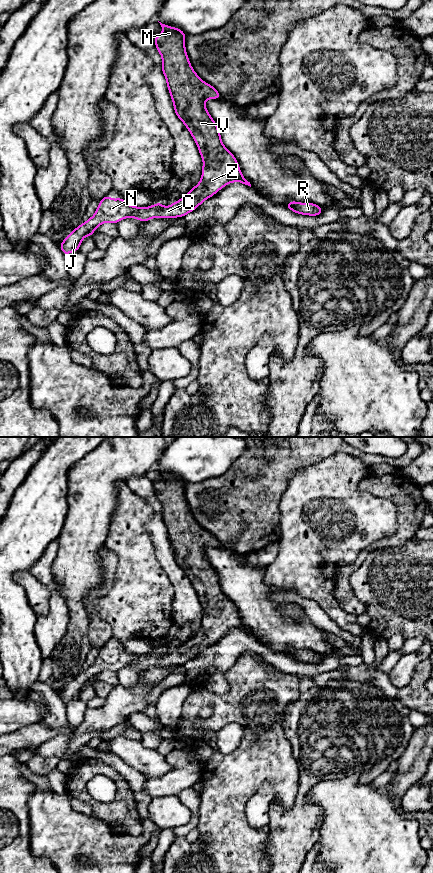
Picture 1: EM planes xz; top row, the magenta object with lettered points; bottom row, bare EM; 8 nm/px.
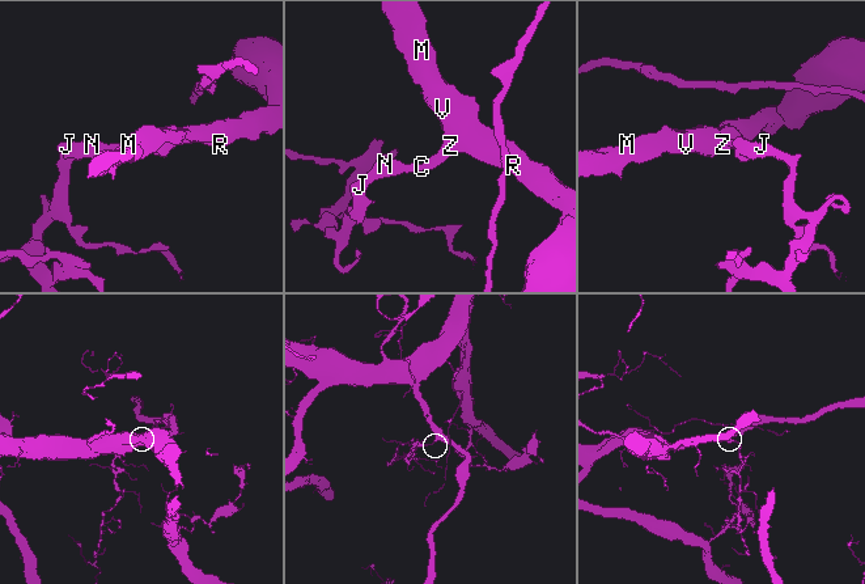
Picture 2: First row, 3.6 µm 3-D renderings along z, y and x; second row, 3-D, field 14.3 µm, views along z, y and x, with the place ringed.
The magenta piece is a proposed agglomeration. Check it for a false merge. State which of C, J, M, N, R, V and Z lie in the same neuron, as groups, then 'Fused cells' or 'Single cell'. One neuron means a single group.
Groups: C J M N R V Z. Single cell

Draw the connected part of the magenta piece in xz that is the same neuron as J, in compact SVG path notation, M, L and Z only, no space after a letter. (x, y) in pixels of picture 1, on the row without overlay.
M159 471L163 481L154 484L156 498L162 504L162 520L174 559L189 578L203 607L201 628L169 655L163 655L161 649L145 656L136 655L127 652L122 645L112 648L107 642L99 649L95 662L59 692L65 704L80 699L83 686L94 683L94 678L105 670L117 672L127 665L142 670L156 665L184 665L231 630L251 635L234 603L222 592L218 574L205 554L206 547L219 547L222 543L193 518L185 497L186 482L181 477Z

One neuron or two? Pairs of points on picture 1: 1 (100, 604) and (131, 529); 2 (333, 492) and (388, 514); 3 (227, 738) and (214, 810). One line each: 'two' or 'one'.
1: one
2: one
3: two

